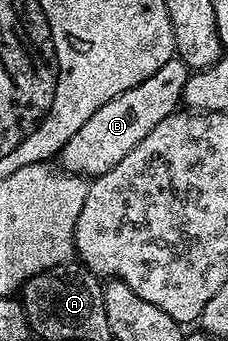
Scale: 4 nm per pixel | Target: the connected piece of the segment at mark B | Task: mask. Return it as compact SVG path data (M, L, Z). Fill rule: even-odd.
M173 56L162 64L162 68L158 68L158 72L154 72L154 76L146 76L142 84L102 104L102 108L98 108L98 112L94 112L94 116L90 116L90 120L86 120L86 124L82 124L82 128L78 128L78 132L66 140L58 155L59 165L67 173L79 174L89 180L110 172L110 168L114 168L114 164L118 164L118 160L122 160L122 156L134 148L134 144L139 144L146 137L150 128L166 120L166 116L177 113L189 73L188 65Z

